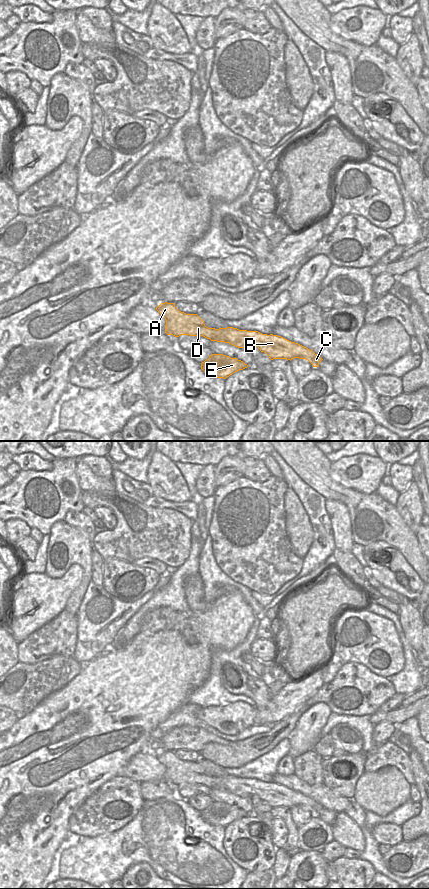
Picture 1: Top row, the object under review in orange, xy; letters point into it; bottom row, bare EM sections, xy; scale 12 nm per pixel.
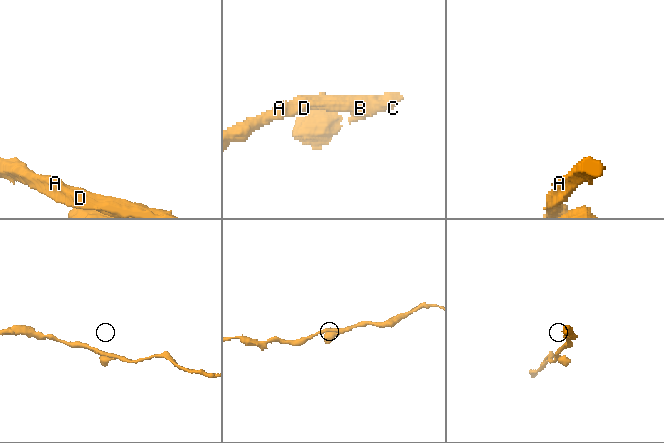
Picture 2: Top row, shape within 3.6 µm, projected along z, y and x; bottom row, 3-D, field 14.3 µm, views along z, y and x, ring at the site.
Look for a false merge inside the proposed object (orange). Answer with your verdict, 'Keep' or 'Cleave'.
Keep

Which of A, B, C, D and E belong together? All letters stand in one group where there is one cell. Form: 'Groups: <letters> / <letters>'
Groups: A B C D E

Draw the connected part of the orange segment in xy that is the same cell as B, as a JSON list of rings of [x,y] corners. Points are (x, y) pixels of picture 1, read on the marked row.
[[[161,303],[156,310],[166,320],[165,333],[179,337],[181,335],[203,336],[211,341],[229,343],[238,348],[258,347],[271,360],[294,358],[306,359],[313,367],[318,367],[323,360],[312,350],[291,342],[281,336],[262,334],[258,331],[239,330],[233,327],[208,328],[197,314],[179,311],[174,303]]]

